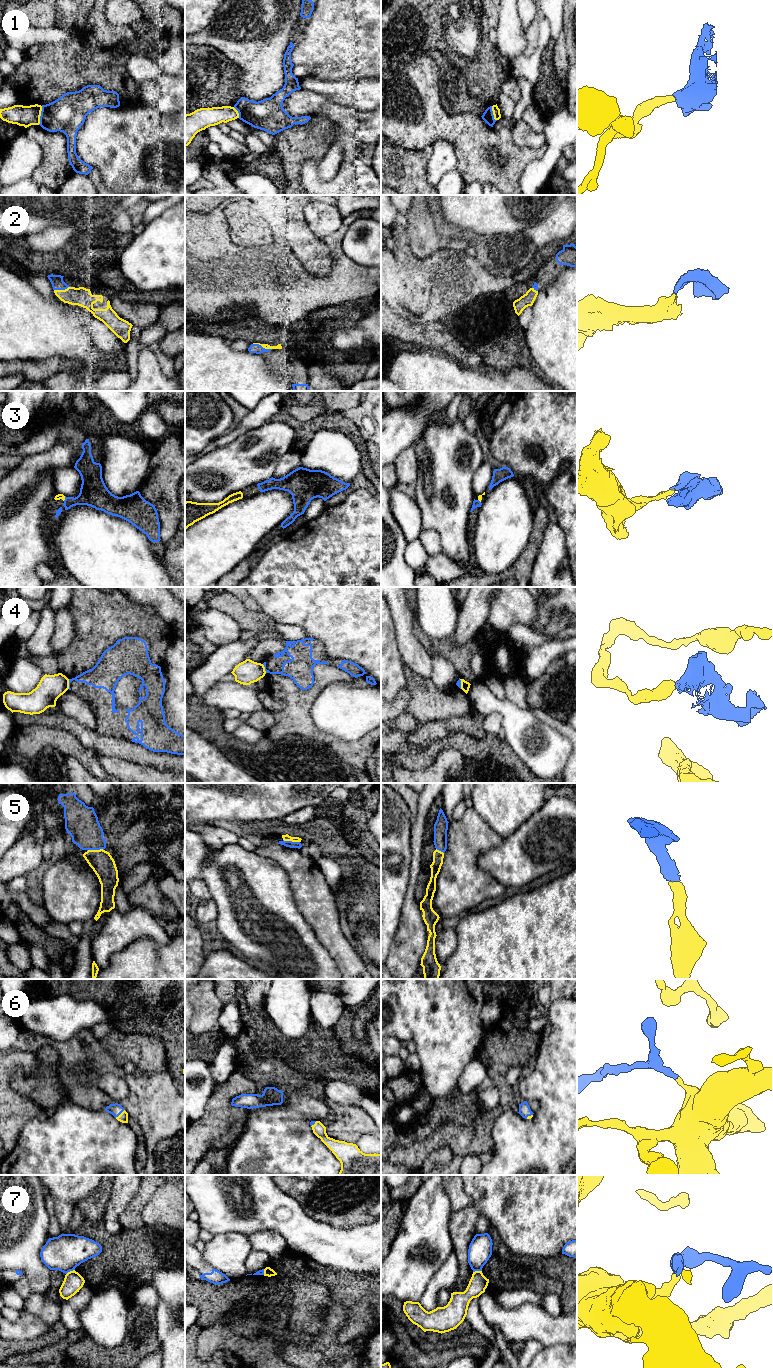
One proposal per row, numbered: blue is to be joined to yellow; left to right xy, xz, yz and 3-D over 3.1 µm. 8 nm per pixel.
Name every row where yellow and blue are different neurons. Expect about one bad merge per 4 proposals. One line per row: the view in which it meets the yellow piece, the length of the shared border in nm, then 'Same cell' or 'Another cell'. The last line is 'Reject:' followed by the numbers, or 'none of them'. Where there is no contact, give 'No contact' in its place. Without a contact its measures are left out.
1: Touches yellow in xy. Shared border 160 nm. Another cell
2: Touches yellow in xz. Shared border 160 nm. Same cell
3: Touches yellow in xy. Shared border 40 nm. Same cell
4: Touches yellow in xy. Shared border 80 nm. Another cell
5: Touches yellow in xy. Shared border 140 nm. Same cell
6: Touches yellow in xy. Shared border 100 nm. Same cell
7: Touches yellow in xy. Shared border 80 nm. Another cell
Reject: 1, 4, 7

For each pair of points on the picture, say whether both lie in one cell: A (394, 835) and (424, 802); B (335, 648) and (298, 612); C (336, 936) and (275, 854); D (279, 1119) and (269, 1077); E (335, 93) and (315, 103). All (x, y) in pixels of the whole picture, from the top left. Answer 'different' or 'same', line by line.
A: different
B: same
C: same
D: different
E: different

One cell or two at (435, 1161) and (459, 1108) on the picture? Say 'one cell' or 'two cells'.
two cells

